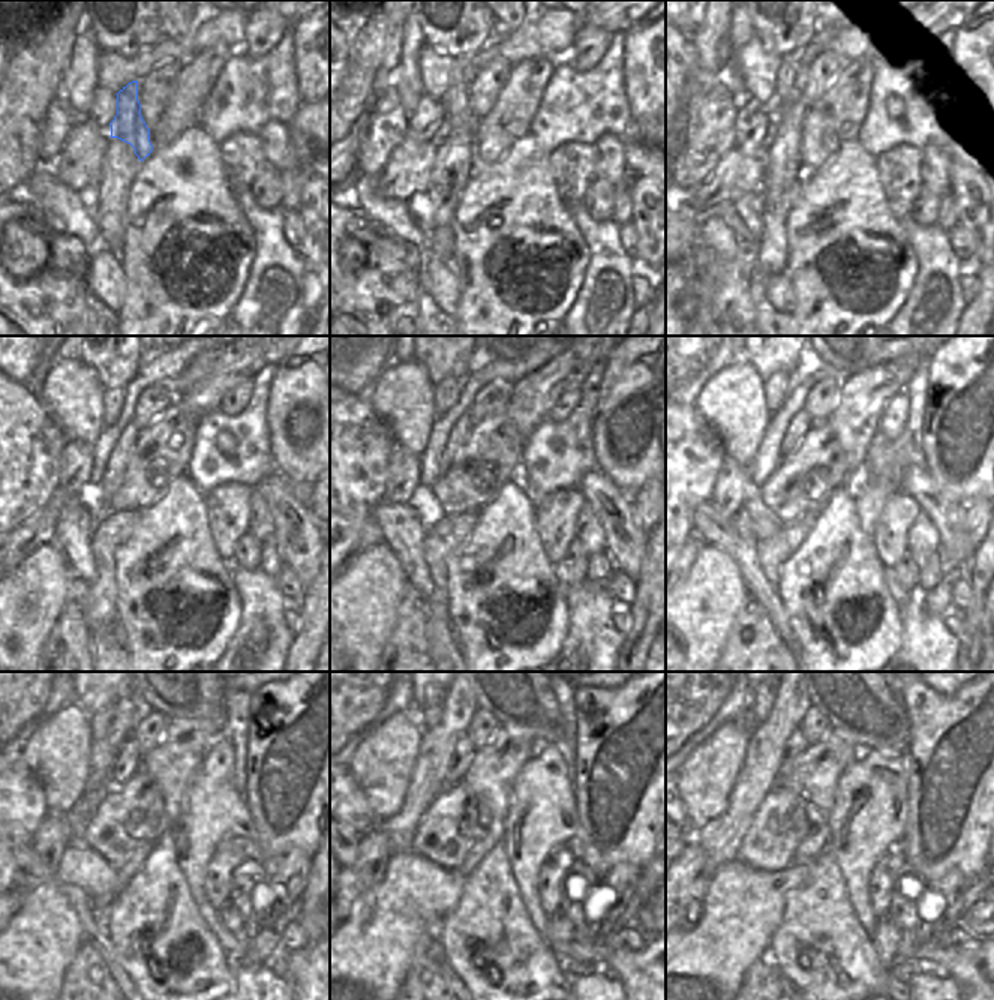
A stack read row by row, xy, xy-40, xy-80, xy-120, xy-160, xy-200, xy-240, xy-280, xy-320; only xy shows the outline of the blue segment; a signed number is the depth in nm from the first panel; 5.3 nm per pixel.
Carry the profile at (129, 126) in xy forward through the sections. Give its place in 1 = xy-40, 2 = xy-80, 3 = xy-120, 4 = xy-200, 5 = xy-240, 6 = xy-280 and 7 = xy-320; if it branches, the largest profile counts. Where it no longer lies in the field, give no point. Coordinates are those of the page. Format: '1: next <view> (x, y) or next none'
1: next xy-40 (455, 101)
2: next xy-80 (786, 72)
3: next xy-120 (111, 399)
4: next xy-200 (777, 386)
5: next xy-240 (99, 721)
6: next xy-280 (432, 709)
7: next xy-320 (762, 702)

